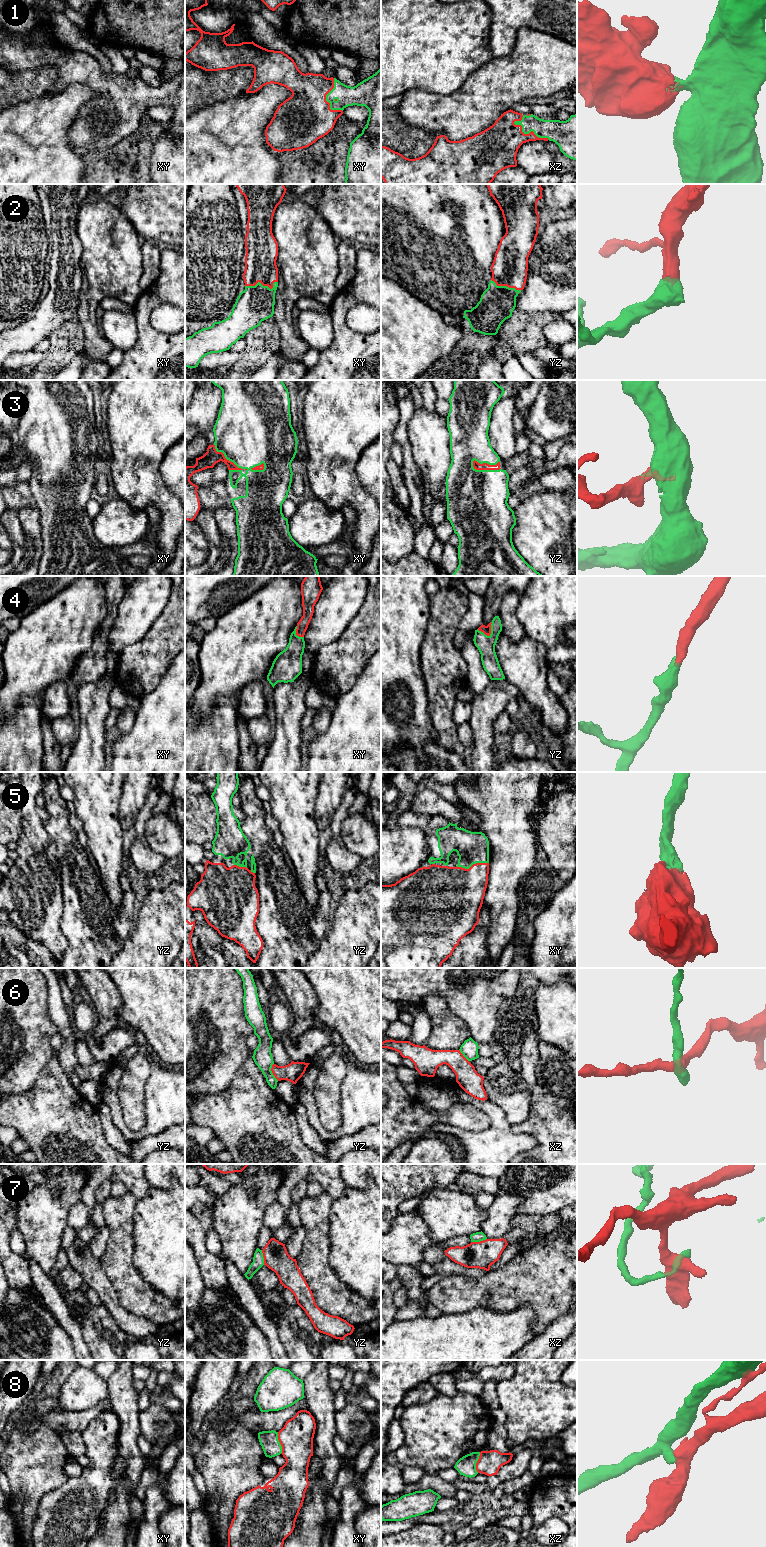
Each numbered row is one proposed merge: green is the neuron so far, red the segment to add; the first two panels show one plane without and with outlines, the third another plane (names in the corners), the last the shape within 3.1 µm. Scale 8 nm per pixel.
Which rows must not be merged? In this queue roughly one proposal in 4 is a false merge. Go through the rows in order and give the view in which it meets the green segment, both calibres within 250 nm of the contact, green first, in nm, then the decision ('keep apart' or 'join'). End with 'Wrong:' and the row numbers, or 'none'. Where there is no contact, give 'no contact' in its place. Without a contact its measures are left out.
1: contact in xz; calibres 190 and 300 nm; join
2: contact in xy; calibres 300 and 260 nm; join
3: contact in yz; calibres 480 and 60 nm; join
4: contact in yz; calibres 140 and 70 nm; join
5: contact in xy; calibres 260 and 400 nm; join
6: contact in yz; calibres 150 and 150 nm; keep apart
7: contact in xz; calibres 80 and 220 nm; keep apart
8: contact in xy; calibres 150 and 280 nm; keep apart
Wrong: 6, 7, 8

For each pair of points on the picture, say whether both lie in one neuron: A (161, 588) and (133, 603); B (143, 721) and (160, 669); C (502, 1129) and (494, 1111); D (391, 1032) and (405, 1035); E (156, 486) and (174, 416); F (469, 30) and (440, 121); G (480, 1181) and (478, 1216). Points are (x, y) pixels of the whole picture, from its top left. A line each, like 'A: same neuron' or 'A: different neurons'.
A: same neuron
B: different neurons
C: same neuron
D: same neuron
E: same neuron
F: different neurons
G: different neurons

